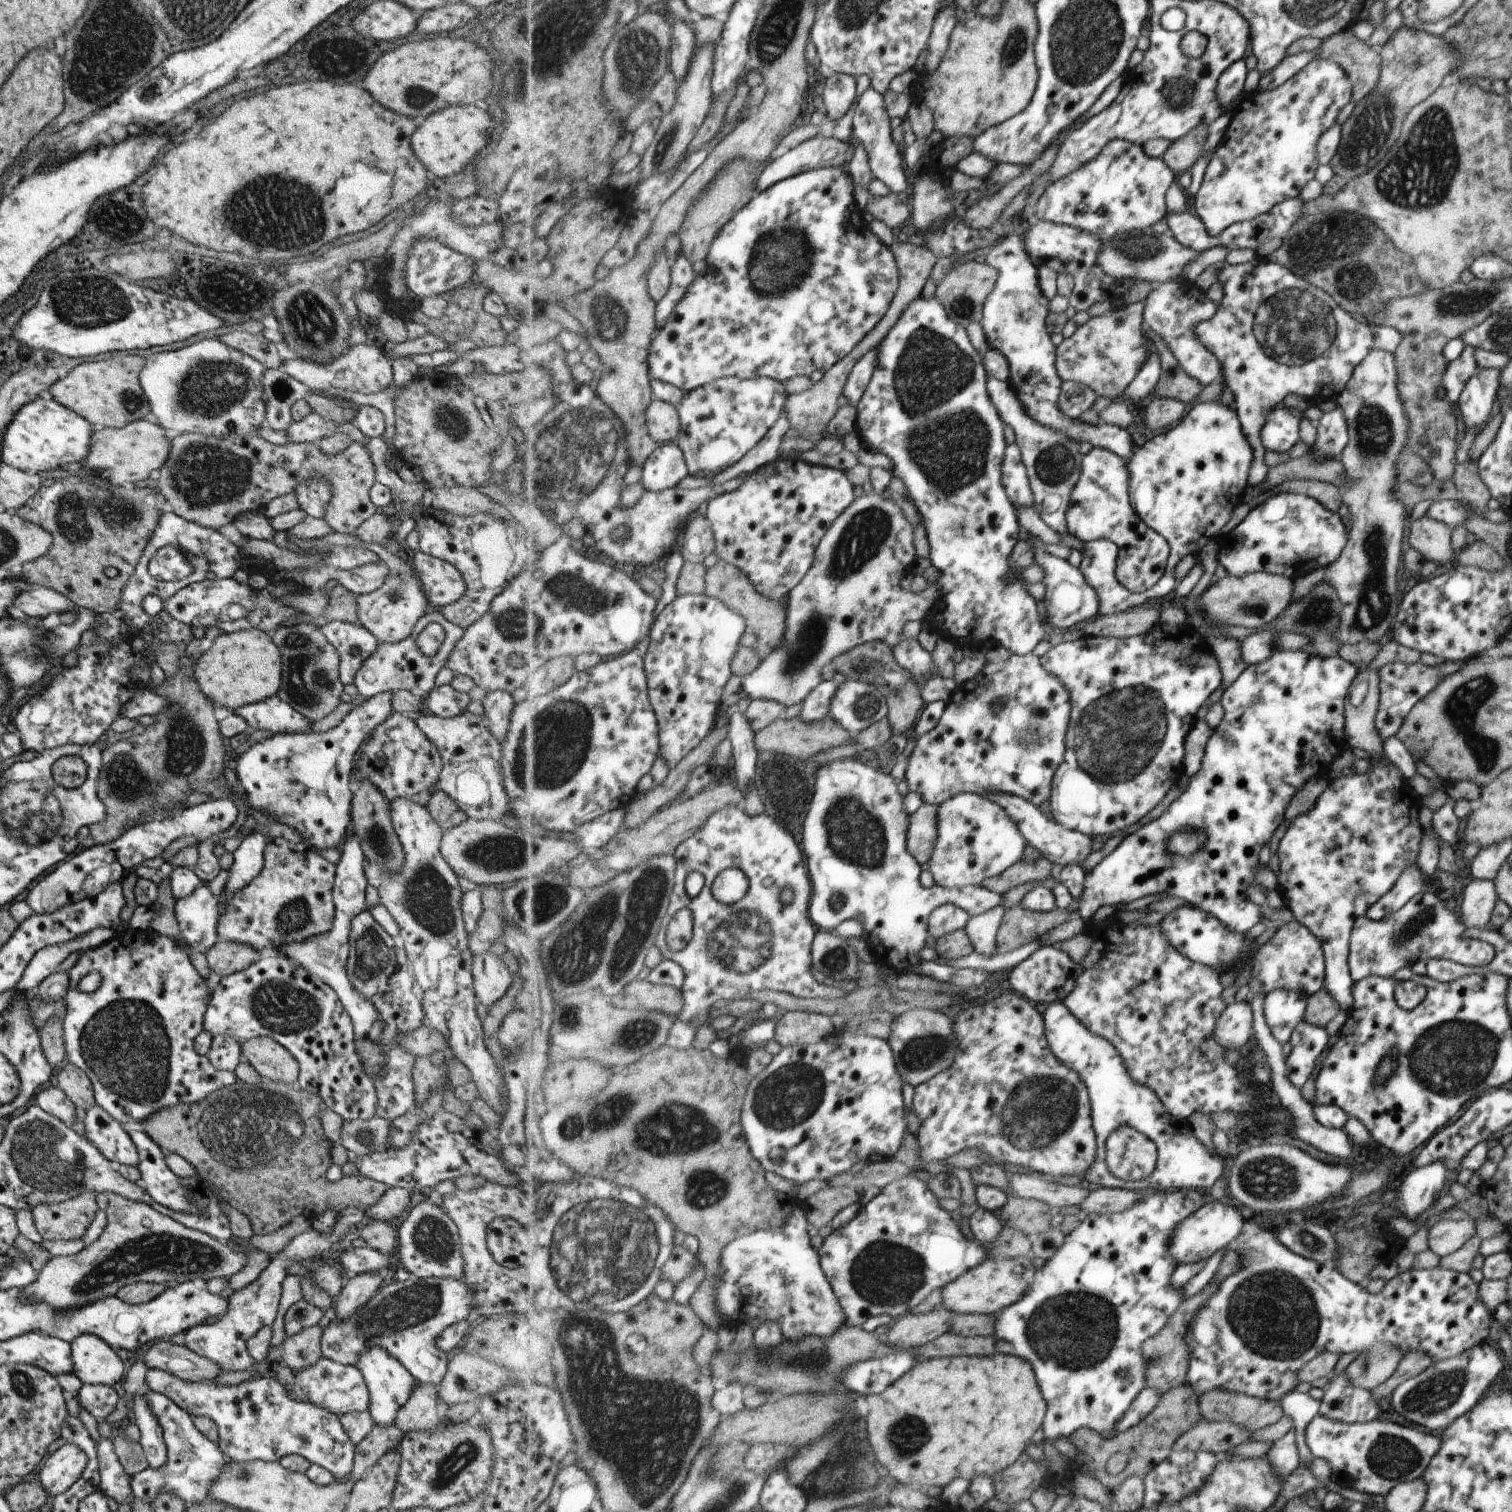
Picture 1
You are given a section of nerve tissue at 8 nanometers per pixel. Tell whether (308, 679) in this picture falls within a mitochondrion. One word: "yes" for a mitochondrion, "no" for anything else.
yes

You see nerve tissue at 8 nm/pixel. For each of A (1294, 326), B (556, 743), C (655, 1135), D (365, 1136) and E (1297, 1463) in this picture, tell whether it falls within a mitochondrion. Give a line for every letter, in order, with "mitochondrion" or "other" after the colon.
A: mitochondrion
B: mitochondrion
C: mitochondrion
D: mitochondrion
E: other

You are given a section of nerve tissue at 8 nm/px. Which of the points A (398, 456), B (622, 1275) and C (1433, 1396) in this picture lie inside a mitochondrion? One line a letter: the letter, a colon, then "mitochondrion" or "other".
A: other
B: mitochondrion
C: mitochondrion

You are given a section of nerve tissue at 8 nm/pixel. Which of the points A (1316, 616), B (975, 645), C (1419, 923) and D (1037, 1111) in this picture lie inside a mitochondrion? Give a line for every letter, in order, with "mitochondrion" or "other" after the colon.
A: mitochondrion
B: other
C: mitochondrion
D: mitochondrion

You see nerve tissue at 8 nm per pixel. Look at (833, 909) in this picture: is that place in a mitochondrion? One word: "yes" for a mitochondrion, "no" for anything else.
no

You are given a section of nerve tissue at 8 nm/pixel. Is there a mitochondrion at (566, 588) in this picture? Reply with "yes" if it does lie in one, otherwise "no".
yes

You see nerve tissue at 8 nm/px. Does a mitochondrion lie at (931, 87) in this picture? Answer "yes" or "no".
no

